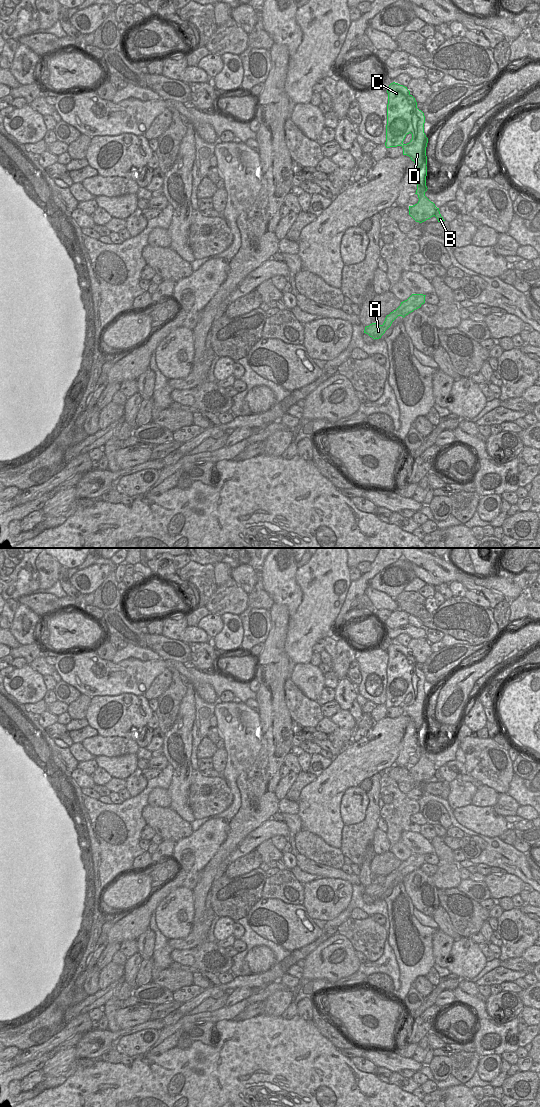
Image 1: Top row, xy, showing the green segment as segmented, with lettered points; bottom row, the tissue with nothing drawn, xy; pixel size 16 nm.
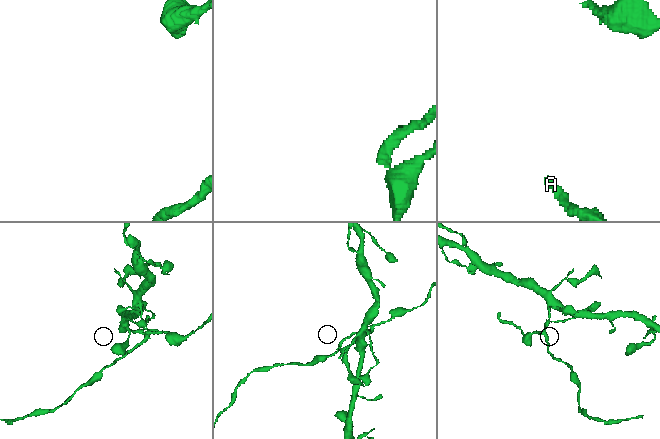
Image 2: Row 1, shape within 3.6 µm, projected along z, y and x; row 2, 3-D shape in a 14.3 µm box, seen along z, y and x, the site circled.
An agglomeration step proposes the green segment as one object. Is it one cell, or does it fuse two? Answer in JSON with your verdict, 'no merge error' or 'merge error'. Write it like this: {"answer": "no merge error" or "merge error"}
{"answer": "merge error"}

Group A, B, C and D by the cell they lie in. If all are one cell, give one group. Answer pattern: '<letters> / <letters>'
A B / C D

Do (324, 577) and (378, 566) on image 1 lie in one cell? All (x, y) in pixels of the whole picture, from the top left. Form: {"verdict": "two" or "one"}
{"verdict": "two"}

